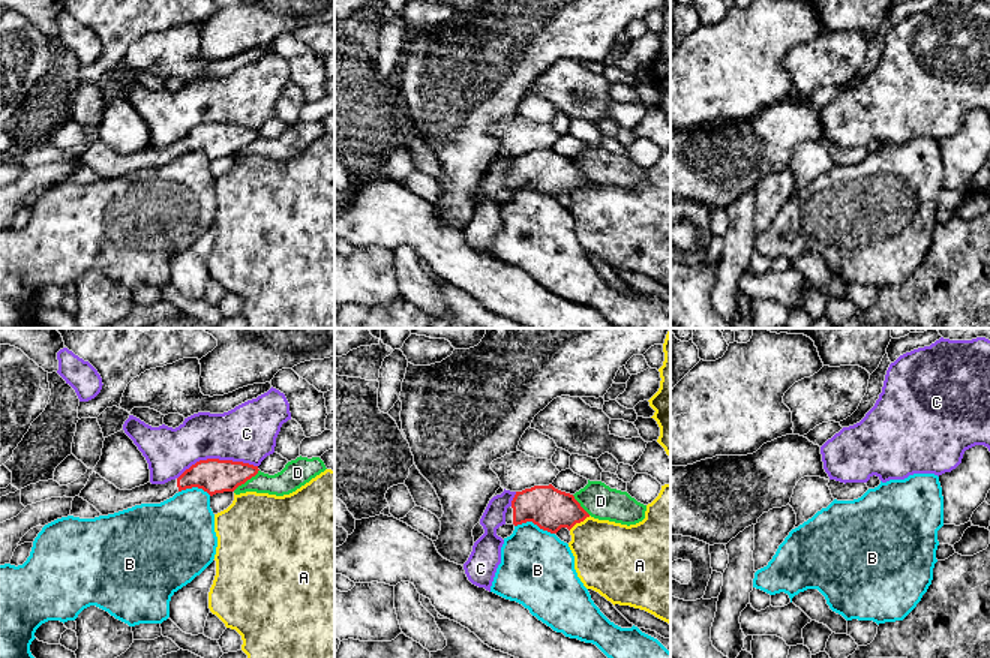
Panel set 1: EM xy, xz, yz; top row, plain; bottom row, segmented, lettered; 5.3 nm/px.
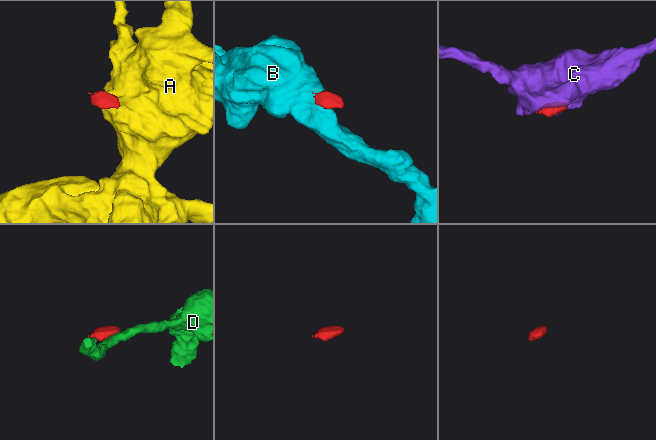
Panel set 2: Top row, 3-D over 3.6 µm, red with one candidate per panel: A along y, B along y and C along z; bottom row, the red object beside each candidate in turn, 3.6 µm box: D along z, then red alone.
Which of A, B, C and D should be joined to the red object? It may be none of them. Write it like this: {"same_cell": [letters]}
{"same_cell": []}

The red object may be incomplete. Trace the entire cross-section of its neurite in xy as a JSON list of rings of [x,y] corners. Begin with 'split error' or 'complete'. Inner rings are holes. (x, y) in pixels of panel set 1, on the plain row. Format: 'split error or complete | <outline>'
split error | [[[207,123],[196,126],[178,142],[165,148],[147,147],[132,154],[120,154],[93,135],[78,160],[93,169],[102,180],[108,180],[141,168],[160,168],[192,151],[202,153],[210,160],[234,156],[255,141],[258,135],[258,130],[243,126]]]

